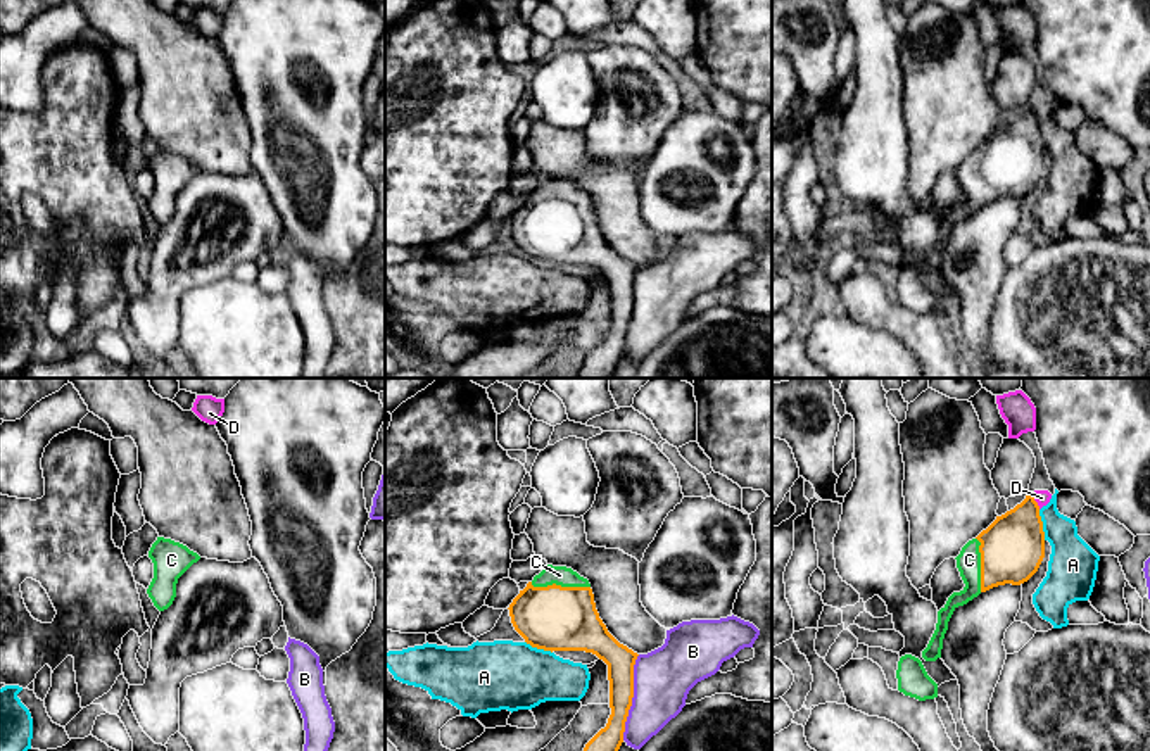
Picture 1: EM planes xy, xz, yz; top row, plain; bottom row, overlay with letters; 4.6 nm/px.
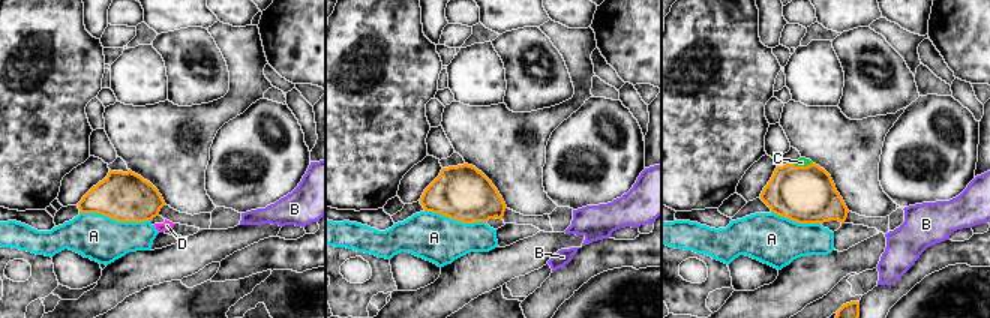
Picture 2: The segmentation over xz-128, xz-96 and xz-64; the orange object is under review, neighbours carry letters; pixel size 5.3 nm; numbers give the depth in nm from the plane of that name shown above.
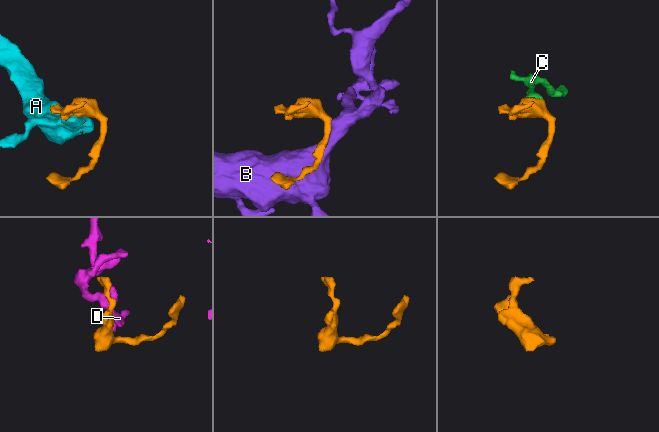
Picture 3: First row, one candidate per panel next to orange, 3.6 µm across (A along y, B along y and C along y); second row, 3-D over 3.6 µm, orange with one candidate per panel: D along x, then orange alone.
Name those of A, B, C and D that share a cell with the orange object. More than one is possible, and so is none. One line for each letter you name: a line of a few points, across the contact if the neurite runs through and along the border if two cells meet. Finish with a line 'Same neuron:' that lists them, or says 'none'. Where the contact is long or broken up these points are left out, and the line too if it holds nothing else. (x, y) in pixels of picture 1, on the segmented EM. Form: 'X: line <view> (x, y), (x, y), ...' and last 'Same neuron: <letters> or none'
C: line xz (555, 618), (560, 586), (560, 575)
Same neuron: C

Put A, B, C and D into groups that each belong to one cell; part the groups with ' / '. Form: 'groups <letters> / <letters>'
groups A / B / C / D

